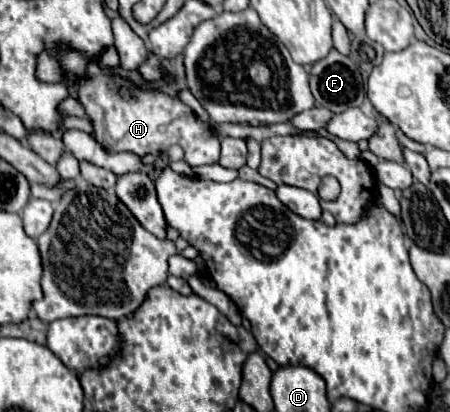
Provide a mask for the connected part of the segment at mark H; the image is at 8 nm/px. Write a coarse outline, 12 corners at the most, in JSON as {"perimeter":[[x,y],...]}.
{"perimeter":[[53,52],[111,152],[179,144],[219,162],[219,138],[179,98],[139,90],[81,52]]}

